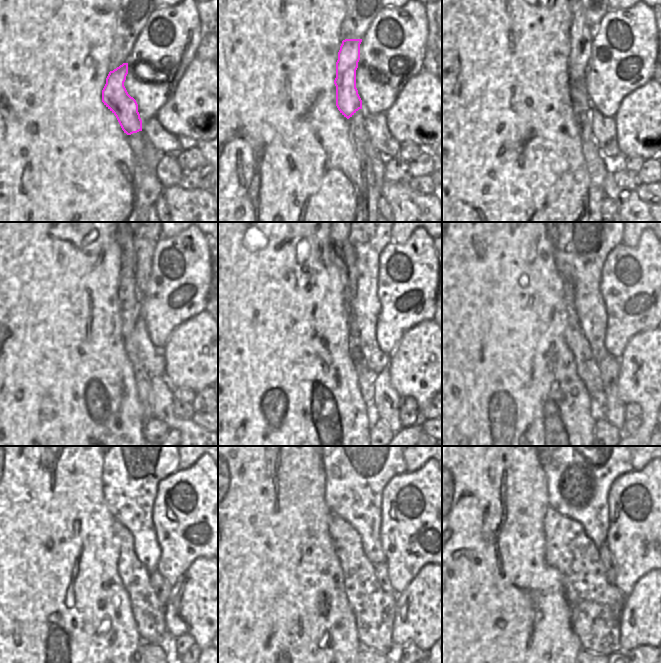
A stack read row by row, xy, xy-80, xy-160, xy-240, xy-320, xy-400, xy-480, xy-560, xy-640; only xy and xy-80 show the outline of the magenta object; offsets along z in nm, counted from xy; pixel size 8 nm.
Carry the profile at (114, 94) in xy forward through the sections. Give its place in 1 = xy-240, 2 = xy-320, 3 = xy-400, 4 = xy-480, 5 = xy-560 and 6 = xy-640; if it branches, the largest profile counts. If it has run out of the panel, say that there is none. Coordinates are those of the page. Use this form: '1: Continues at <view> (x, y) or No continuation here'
1: Continues at xy-240 (127, 242)
2: No continuation here
3: No continuation here
4: No continuation here
5: No continuation here
6: No continuation here

